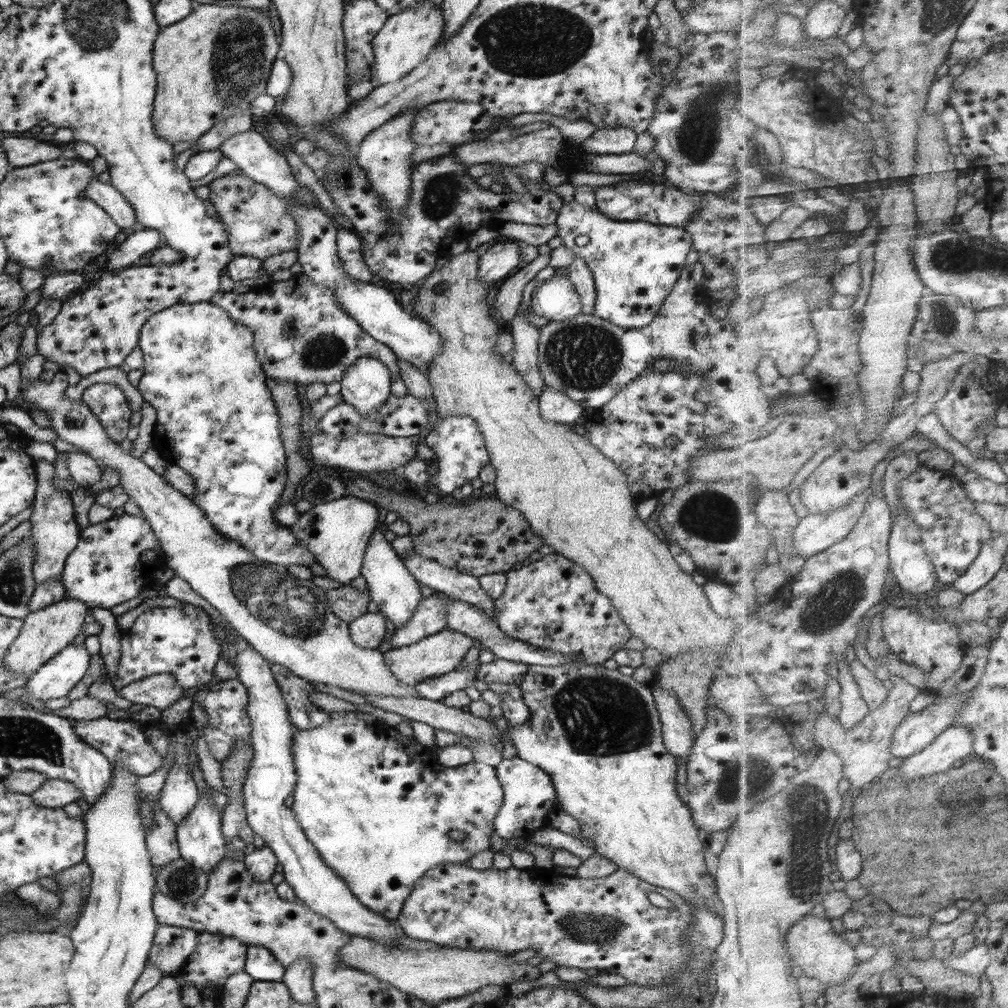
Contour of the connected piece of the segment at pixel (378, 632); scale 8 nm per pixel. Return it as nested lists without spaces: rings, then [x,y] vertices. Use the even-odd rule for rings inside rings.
[[[368,612],[349,624],[350,639],[363,648],[378,649],[386,635],[385,617],[380,612]]]

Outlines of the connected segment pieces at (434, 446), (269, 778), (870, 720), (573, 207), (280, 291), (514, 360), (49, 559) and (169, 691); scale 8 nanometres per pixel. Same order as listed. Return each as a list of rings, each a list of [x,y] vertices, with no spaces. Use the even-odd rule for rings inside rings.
[[[448,416],[437,421],[436,426],[426,432],[425,441],[436,454],[438,470],[428,481],[440,490],[442,498],[448,499],[452,491],[478,478],[480,471],[489,463],[489,452],[484,437],[478,431],[478,423],[470,416]]]
[[[213,622],[213,630],[221,641],[221,658],[229,658],[238,670],[238,681],[244,684],[248,694],[246,712],[250,717],[250,744],[253,759],[248,768],[242,796],[246,810],[247,825],[264,840],[282,864],[285,882],[290,884],[301,903],[306,904],[320,916],[328,918],[336,928],[348,935],[370,938],[392,946],[398,937],[406,937],[402,928],[395,921],[388,920],[364,906],[352,895],[342,878],[320,858],[302,826],[298,824],[292,809],[285,805],[285,800],[292,795],[296,785],[296,768],[292,761],[291,745],[294,727],[290,722],[288,708],[280,688],[271,672],[271,662],[266,661],[246,640],[238,636],[232,643],[225,628]]]
[[[889,673],[889,680],[893,683],[893,688],[888,696],[888,702],[870,712],[854,730],[847,730],[838,717],[827,714],[820,717],[814,725],[816,730],[814,736],[818,746],[822,746],[823,750],[832,750],[843,758],[846,764],[846,778],[850,779],[856,790],[862,790],[860,794],[891,768],[890,760],[895,758],[892,753],[892,744],[896,730],[912,714],[912,702],[918,698],[918,694],[922,693],[918,687],[894,673]]]
[[[574,200],[563,205],[555,224],[564,246],[584,259],[593,275],[596,290],[593,315],[627,329],[647,327],[656,318],[693,248],[692,236],[685,228],[642,220],[612,220]]]
[[[306,274],[294,275],[285,282],[271,280],[260,288],[253,288],[241,294],[221,290],[209,301],[224,308],[234,322],[244,324],[244,327],[254,334],[254,354],[258,362],[262,364],[267,378],[306,385],[314,384],[314,382],[324,382],[324,384],[340,382],[348,366],[354,364],[358,358],[376,358],[388,366],[392,378],[400,378],[400,369],[398,369],[394,351],[364,331],[360,324],[338,305],[332,289],[320,283],[314,283]]]
[[[521,306],[516,316],[510,320],[512,325],[512,338],[514,338],[514,351],[508,360],[512,366],[516,366],[516,372],[524,376],[524,382],[530,384],[534,396],[539,396],[545,386],[542,372],[538,368],[538,337],[540,328],[532,325],[528,320],[528,311]]]
[[[38,460],[34,467],[36,467],[36,490],[32,514],[29,518],[31,529],[28,532],[30,533],[28,539],[34,547],[32,574],[35,586],[40,586],[48,580],[61,580],[66,558],[72,550],[75,550],[81,528],[76,522],[76,512],[70,494],[66,490],[56,488],[52,482],[55,474],[54,464],[50,464],[46,460]]]
[[[156,674],[124,686],[119,693],[133,704],[145,704],[164,710],[182,698],[183,691],[171,675]]]

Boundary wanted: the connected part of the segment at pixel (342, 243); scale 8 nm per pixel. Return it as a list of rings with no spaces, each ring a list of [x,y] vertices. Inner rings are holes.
[[[340,228],[336,233],[336,244],[338,248],[337,258],[342,264],[347,278],[370,284],[374,280],[374,276],[365,264],[360,237],[352,230]]]

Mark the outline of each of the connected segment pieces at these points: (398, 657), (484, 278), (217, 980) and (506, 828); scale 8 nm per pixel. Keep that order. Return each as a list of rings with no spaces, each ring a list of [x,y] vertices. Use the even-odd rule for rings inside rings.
[[[446,628],[443,632],[428,636],[426,639],[383,653],[384,664],[388,671],[404,686],[416,687],[420,682],[445,676],[460,668],[464,656],[474,646],[474,640],[464,634]]]
[[[498,239],[479,258],[477,280],[496,286],[510,277],[510,274],[514,275],[520,262],[518,241]]]
[[[200,932],[198,933],[196,948],[190,953],[177,976],[179,979],[184,979],[186,983],[194,983],[194,987],[200,991],[200,995],[204,999],[208,999],[209,997],[205,994],[207,983],[210,983],[213,990],[221,991],[224,981],[230,975],[244,971],[246,953],[247,947],[234,936],[216,936],[210,932]]]
[[[518,756],[510,760],[500,761],[496,768],[496,776],[503,786],[503,805],[494,819],[495,836],[504,839],[530,839],[532,832],[540,828],[550,827],[548,812],[556,807],[557,796],[552,778],[535,764],[521,760]]]

